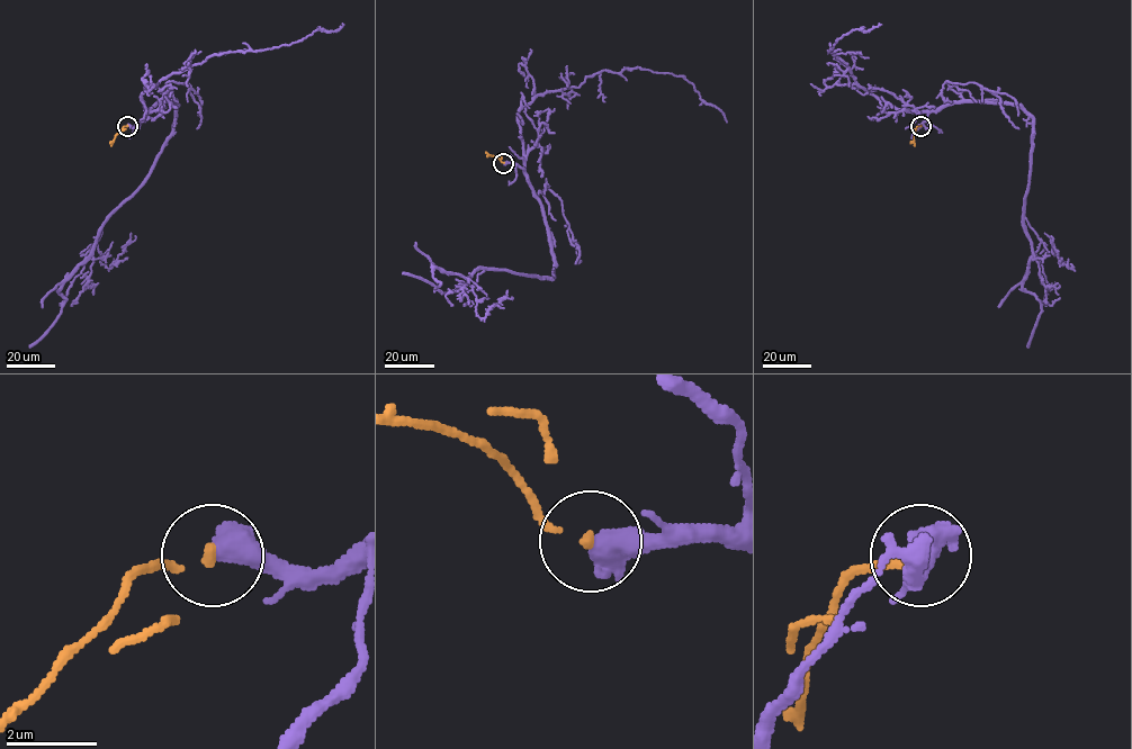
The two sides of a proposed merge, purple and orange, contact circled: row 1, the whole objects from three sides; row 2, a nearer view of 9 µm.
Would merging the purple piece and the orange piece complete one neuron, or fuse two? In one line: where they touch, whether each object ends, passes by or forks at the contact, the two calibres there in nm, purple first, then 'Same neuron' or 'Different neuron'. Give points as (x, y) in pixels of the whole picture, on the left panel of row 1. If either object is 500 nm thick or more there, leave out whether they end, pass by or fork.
Place: (127, 126). Thickness 600 nm (purple) against 190 nm. Same neuron

